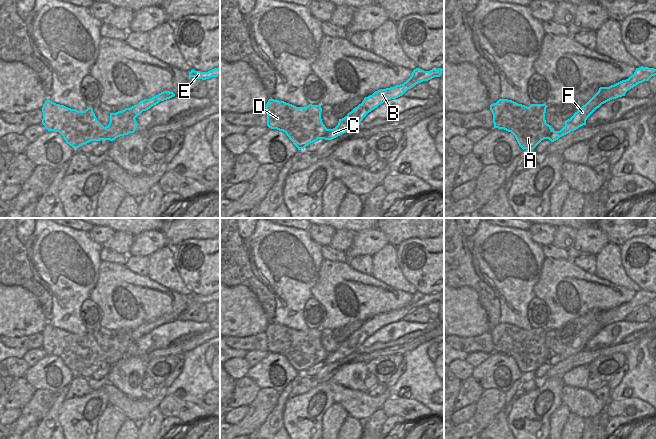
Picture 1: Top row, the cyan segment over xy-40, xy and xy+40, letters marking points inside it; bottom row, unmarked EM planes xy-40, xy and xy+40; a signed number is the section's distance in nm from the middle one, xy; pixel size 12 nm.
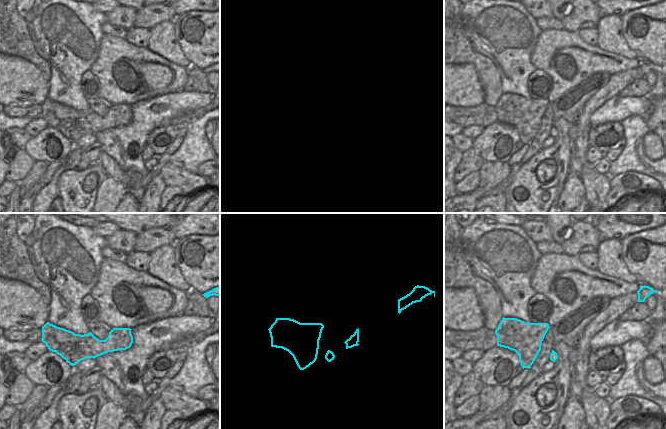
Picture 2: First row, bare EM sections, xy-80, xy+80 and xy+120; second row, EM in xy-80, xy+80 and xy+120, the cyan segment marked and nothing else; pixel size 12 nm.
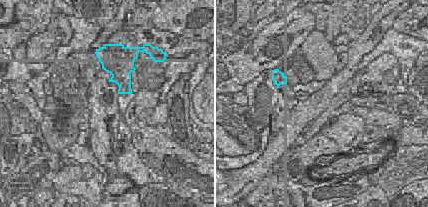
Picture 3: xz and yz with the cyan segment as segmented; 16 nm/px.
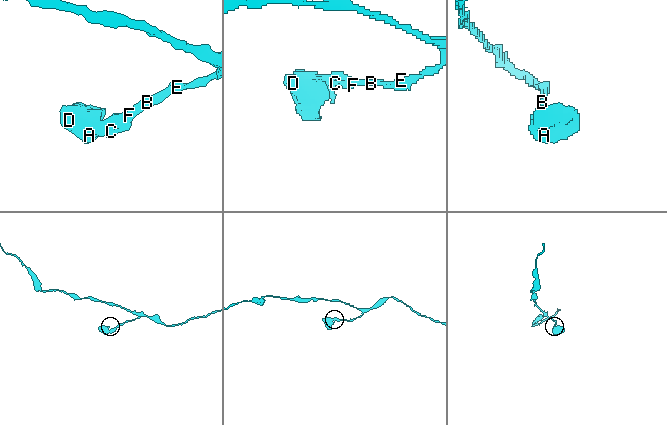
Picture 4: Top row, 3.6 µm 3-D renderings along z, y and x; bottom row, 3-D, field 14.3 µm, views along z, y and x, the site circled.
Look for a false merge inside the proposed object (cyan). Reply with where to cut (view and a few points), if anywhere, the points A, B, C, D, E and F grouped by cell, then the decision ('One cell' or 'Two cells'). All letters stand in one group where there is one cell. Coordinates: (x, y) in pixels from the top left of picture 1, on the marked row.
No split. Groups: A B C D E F. One cell.

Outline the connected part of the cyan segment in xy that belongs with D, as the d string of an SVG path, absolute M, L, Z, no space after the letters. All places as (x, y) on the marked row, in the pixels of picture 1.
M420 68L413 70L410 78L403 84L380 89L365 97L361 104L355 107L344 118L339 119L338 125L327 129L322 122L321 105L309 104L306 107L296 107L284 101L269 99L265 108L267 126L283 131L298 148L303 149L318 139L332 140L353 128L357 128L363 118L382 103L402 96L412 86L440 77L443 69L424 71Z

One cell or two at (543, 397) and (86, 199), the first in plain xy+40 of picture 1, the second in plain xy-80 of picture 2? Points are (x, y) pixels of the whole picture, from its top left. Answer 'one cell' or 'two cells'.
one cell

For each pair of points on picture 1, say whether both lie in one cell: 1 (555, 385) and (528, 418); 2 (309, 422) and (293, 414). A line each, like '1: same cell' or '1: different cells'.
1: same cell
2: same cell

